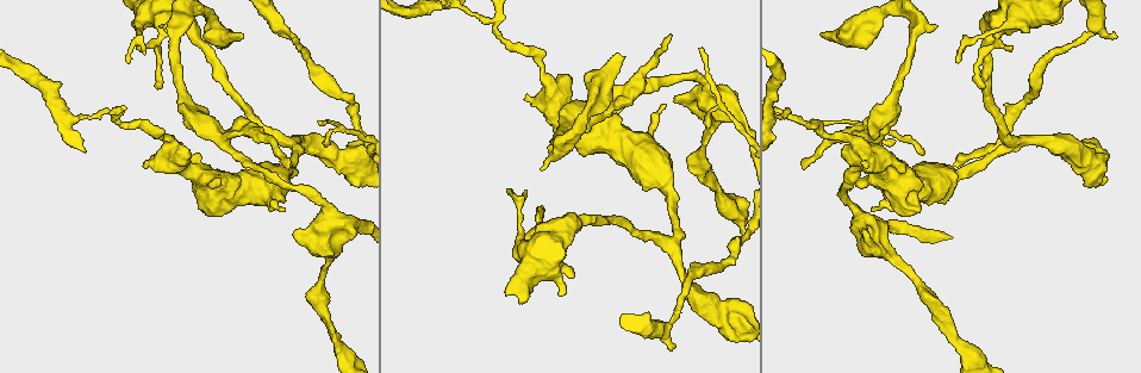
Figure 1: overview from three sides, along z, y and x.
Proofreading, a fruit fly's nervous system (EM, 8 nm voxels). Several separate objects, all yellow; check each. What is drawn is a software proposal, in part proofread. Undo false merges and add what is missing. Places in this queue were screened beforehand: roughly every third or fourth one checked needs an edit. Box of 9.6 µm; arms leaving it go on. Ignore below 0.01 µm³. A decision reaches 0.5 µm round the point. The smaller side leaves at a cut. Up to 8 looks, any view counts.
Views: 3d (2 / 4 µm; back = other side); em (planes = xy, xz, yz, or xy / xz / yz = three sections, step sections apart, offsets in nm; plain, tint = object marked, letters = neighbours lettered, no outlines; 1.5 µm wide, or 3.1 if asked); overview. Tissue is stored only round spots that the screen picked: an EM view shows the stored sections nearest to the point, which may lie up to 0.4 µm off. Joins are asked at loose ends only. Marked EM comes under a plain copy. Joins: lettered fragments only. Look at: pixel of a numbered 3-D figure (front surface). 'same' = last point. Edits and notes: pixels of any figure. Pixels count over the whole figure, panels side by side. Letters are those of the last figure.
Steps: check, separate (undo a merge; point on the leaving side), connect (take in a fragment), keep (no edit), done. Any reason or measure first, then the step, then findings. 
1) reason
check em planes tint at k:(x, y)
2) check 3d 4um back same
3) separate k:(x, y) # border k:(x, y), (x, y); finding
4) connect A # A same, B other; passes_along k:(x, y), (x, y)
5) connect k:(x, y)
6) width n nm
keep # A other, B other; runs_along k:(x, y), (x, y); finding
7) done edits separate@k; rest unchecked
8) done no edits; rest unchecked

calibre changes
check em planes letters at 1:(704, 80)

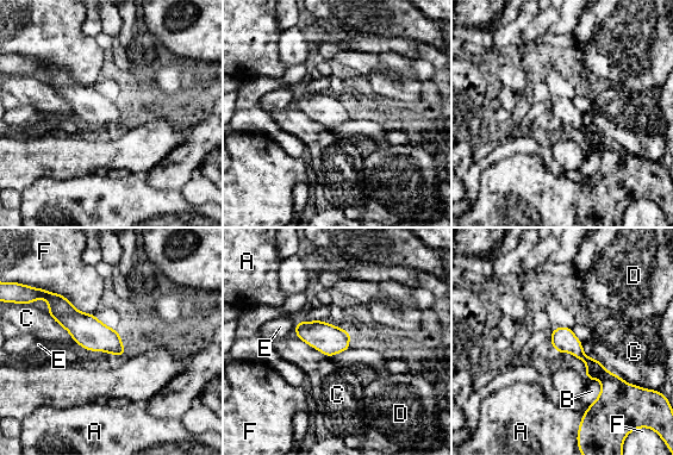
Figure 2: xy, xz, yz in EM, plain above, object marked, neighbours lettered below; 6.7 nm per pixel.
width 160 nm
keep # A other, B other, C other, D other, E other, F other; border 2:(591, 356), (606, 369), (635, 385); continuous, no second neuron

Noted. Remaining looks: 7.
an open end
check em xz step 8 letters at 1:(624, 57)

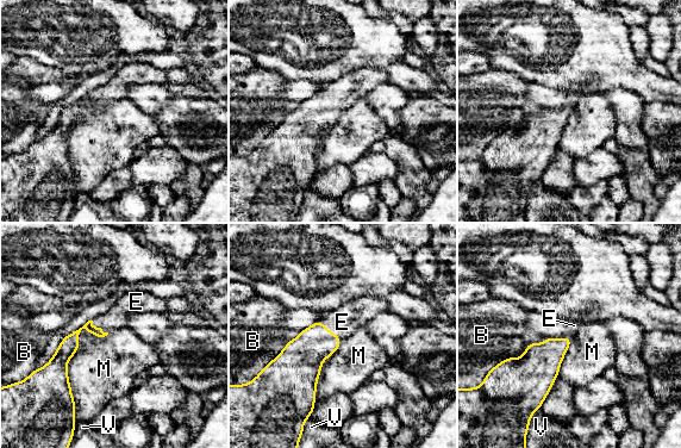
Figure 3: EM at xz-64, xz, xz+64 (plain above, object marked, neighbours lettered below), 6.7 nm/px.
another direction
check em xy step 4 letters same

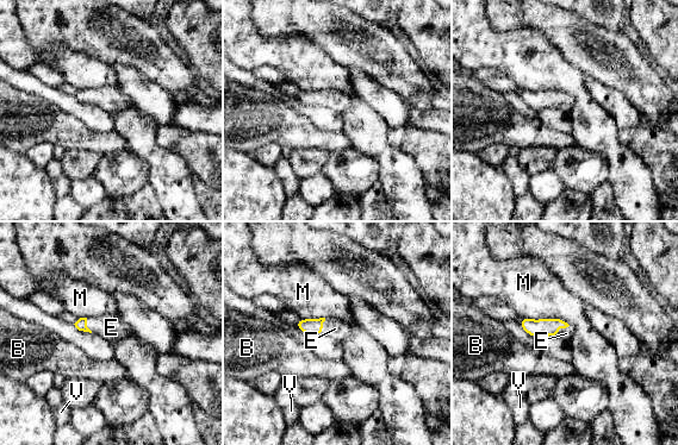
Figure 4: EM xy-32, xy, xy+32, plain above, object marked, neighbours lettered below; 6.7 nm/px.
connect E # B other, E same, M other, V other; passes_along 4:(542, 327), (560, 327), (566, 333); it goes on there

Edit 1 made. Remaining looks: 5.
check overview

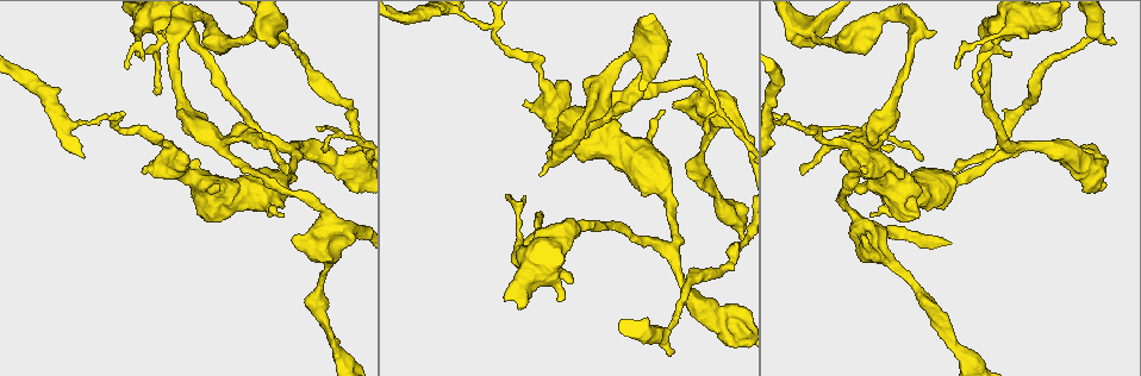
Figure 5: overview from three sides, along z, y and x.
thick turns thin
check em planes letters at 5:(137, 36)

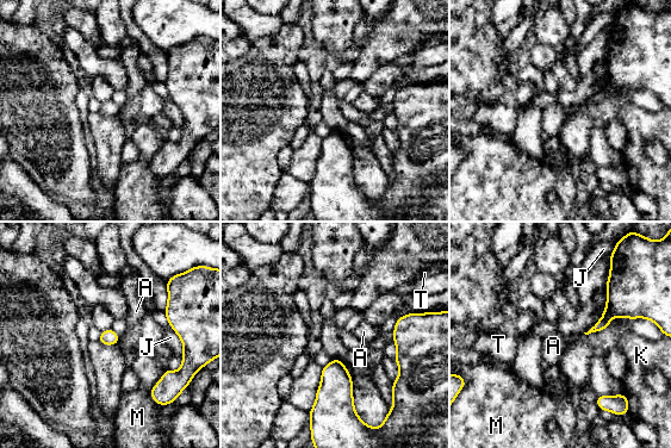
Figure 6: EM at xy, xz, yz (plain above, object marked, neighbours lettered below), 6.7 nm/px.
keep # A other, J other, K other, M other, T other; border 6:(120, 337), (116, 343); one neuron here

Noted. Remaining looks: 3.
done edits connect@4; rest unchecked

